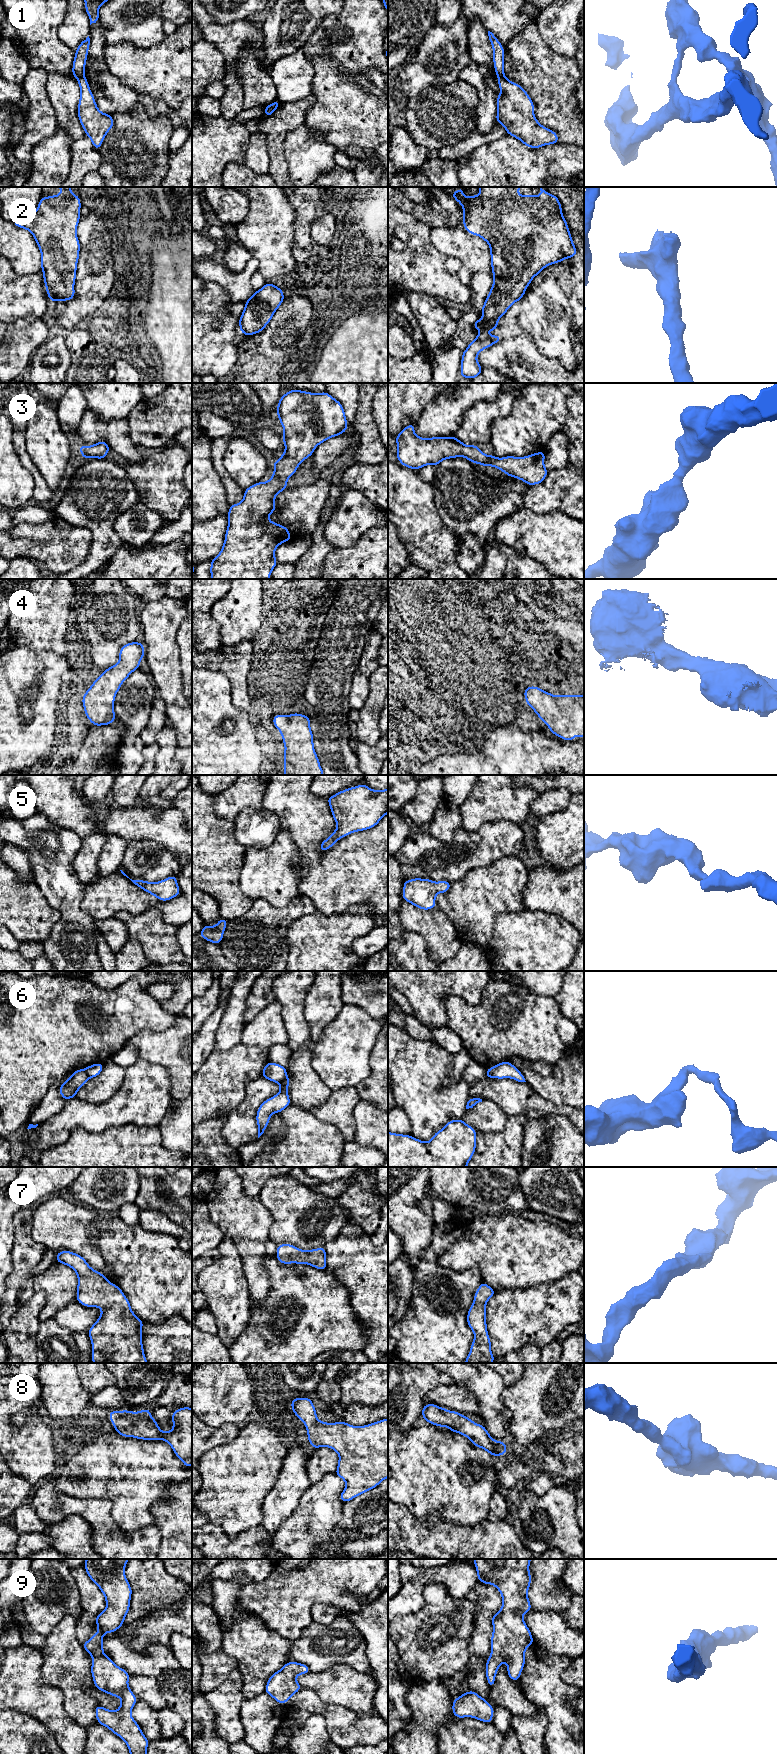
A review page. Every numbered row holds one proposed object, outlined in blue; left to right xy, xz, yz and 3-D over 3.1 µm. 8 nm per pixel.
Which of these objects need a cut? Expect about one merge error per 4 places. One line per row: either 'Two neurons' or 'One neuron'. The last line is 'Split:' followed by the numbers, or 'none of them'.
1: Two neurons
2: One neuron
3: One neuron
4: One neuron
5: One neuron
6: Two neurons
7: One neuron
8: One neuron
9: One neuron
Split: 1, 6

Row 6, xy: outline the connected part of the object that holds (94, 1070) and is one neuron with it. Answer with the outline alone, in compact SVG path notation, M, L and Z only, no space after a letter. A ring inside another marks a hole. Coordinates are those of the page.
M95 1063L86 1067L84 1070L88 1074L89 1078L97 1077L103 1069L104 1063Z

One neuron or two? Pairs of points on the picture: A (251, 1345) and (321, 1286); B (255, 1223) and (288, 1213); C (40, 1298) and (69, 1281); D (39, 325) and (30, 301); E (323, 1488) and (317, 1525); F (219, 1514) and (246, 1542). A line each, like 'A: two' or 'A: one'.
A: one
B: two
C: two
D: two
E: one
F: two

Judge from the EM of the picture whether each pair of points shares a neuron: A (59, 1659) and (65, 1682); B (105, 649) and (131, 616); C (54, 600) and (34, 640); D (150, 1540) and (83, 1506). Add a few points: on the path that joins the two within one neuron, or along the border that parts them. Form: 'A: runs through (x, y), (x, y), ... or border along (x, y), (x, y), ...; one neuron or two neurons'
A: runs through (60, 1665), (61, 1676); one neuron
B: runs through (106, 641), (123, 624); one neuron
C: runs through (48, 610), (41, 630); one neuron
D: runs through (131, 1545), (115, 1545), (104, 1535), (102, 1525); one neuron

